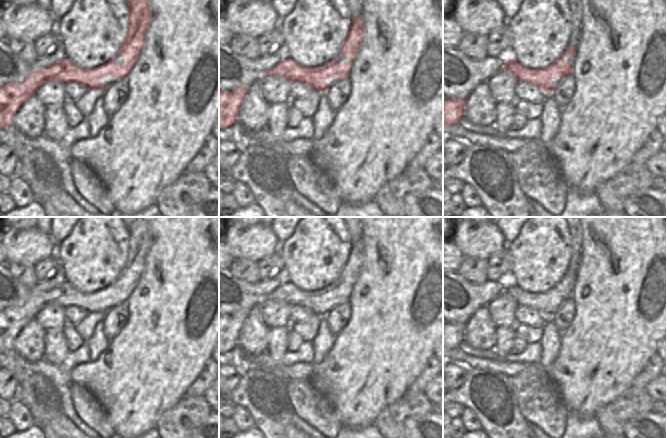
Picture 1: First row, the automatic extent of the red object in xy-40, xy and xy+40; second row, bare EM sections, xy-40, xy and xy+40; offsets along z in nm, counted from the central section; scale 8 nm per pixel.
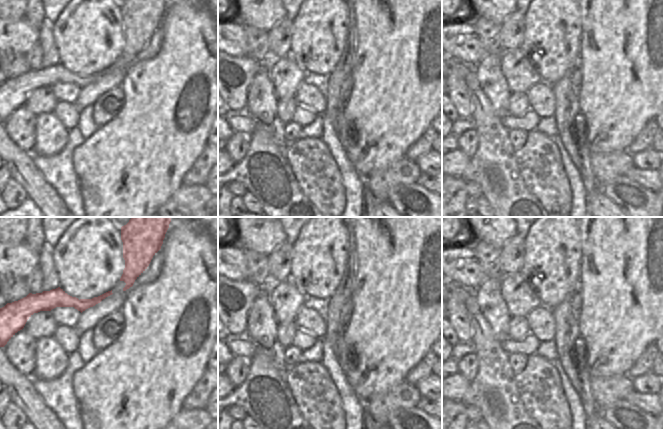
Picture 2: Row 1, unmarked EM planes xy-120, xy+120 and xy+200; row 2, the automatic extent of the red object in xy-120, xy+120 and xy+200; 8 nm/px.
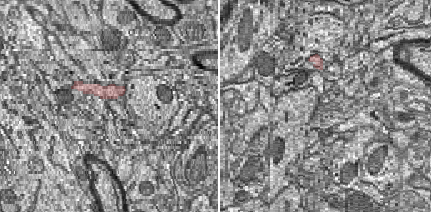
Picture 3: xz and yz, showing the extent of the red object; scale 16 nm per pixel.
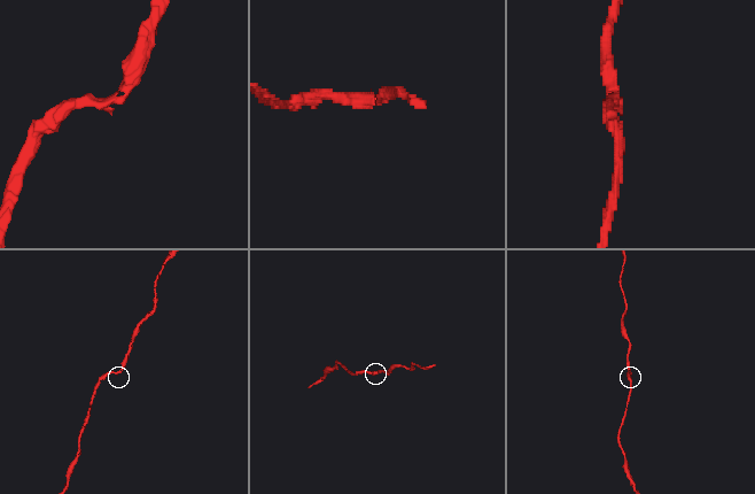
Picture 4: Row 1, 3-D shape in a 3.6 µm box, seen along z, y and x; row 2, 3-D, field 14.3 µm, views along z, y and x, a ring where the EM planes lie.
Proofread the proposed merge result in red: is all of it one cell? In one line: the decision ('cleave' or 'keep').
cleave

